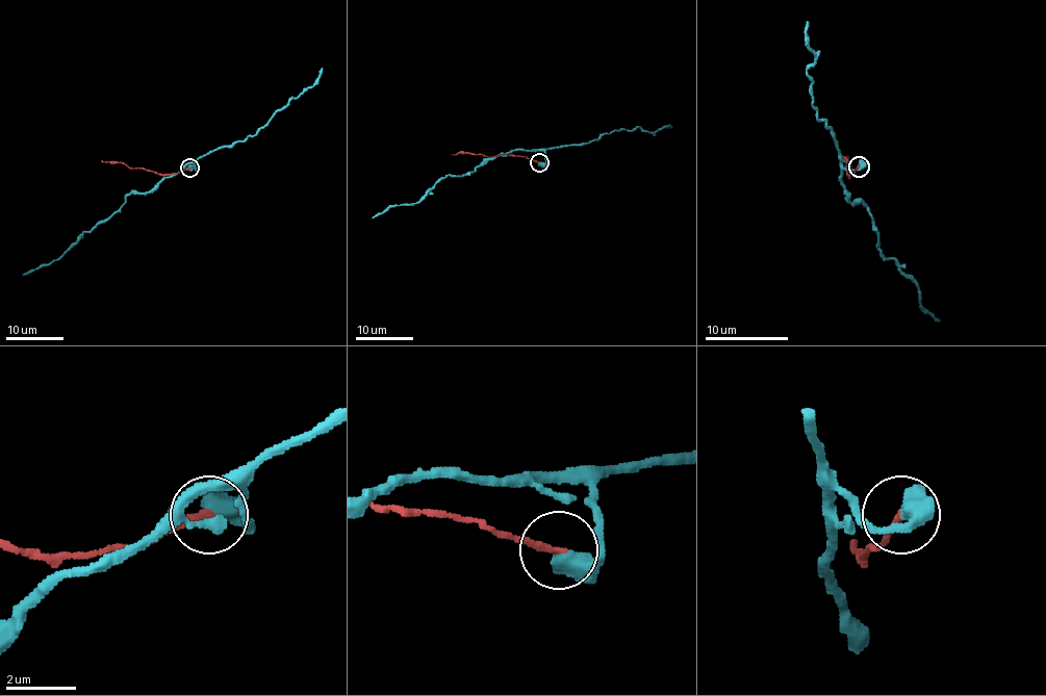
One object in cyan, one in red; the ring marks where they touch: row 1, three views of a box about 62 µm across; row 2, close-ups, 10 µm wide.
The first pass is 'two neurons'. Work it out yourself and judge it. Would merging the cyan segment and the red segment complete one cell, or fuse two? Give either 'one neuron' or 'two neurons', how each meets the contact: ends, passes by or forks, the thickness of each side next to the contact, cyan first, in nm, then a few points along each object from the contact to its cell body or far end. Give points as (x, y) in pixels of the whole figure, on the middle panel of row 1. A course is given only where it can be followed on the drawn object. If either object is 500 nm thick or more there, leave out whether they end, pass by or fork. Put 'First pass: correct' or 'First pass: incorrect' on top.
First pass: correct
two neurons; 600 nm thick on the cyan side, 200 nm on the other; cyan runs (538, 162), (544, 162), (543, 154), (511, 149), (465, 174), (445, 175), (416, 203), (391, 205), (372, 218); red runs (538, 162), (508, 155), (451, 155)

